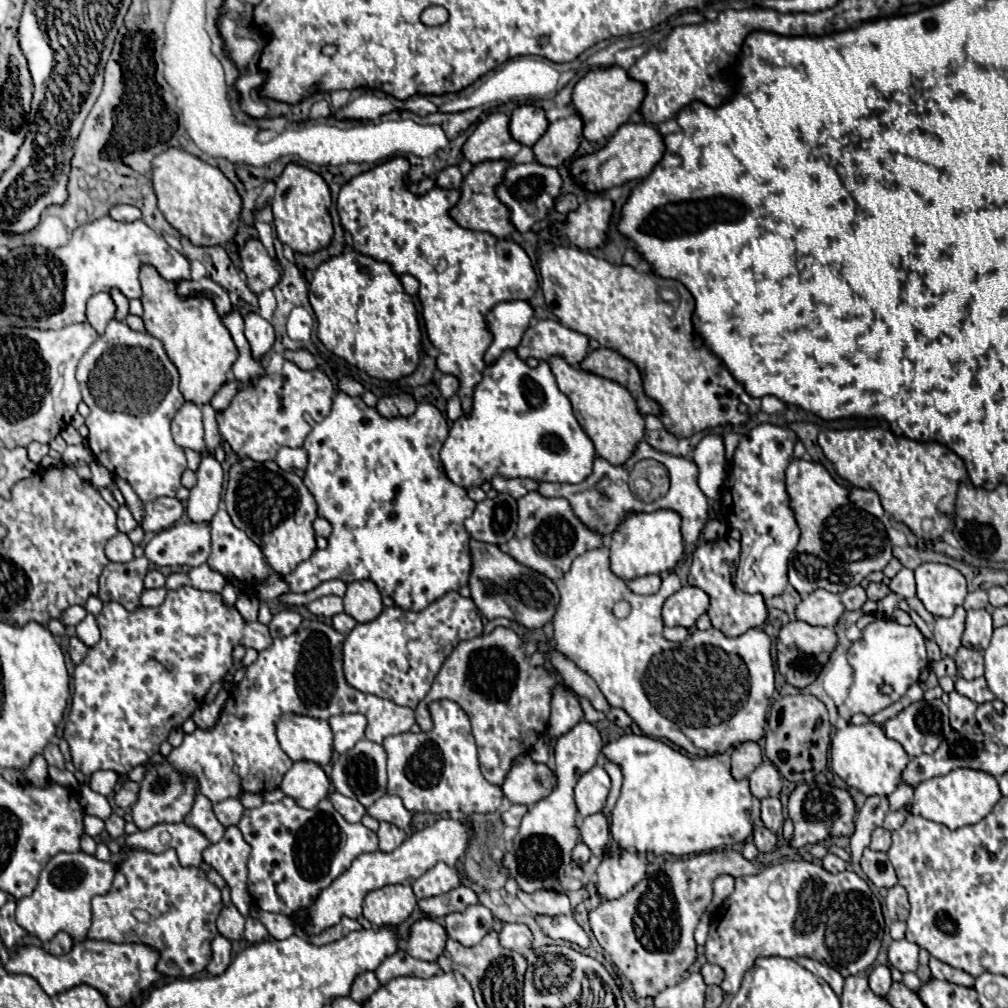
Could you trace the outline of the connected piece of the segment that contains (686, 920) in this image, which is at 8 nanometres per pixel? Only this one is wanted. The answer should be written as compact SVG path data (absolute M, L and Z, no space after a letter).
M734 849L650 863L646 877L624 897L604 901L590 911L590 927L602 949L616 963L620 975L632 981L636 997L654 997L676 985L682 973L694 963L694 931L712 903L712 881L722 873L756 875L760 869L758 863L746 861L742 853Z

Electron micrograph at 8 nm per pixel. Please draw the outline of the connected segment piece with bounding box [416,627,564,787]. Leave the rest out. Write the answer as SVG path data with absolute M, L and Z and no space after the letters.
M496 627L492 633L460 641L446 657L436 675L436 683L440 685L432 685L426 699L416 707L416 723L422 731L432 729L432 717L428 713L432 701L450 699L458 703L470 717L482 775L498 787L504 783L512 761L518 755L530 753L538 737L546 731L552 693L558 685L564 685L556 669L530 665L522 639L506 627Z

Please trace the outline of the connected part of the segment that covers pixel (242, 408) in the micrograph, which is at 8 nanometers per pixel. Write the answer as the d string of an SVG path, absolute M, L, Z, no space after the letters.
M284 361L282 379L258 377L246 383L230 401L230 405L216 413L222 439L238 457L252 457L252 461L276 461L280 447L302 447L310 429L308 421L320 423L332 409L334 385L320 369L304 371L292 361Z

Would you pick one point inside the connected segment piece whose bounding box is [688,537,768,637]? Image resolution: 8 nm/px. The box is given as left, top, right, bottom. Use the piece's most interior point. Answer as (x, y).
(733, 612)

